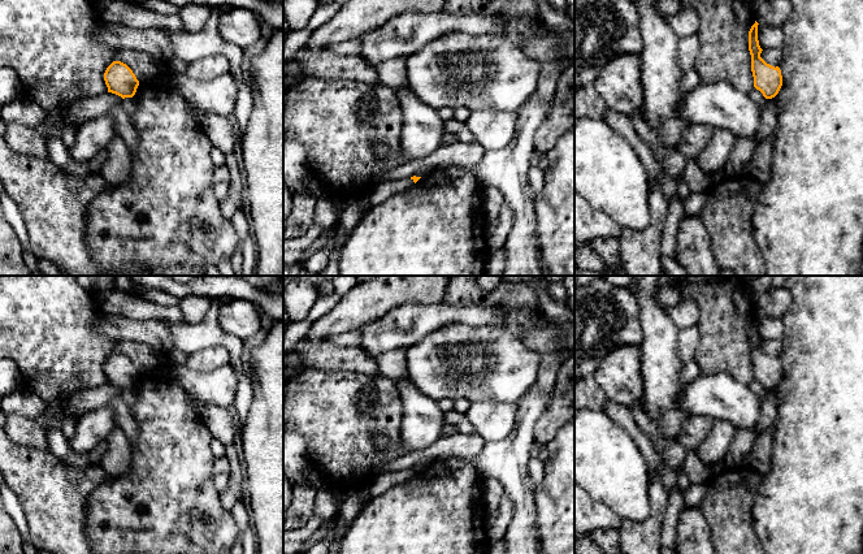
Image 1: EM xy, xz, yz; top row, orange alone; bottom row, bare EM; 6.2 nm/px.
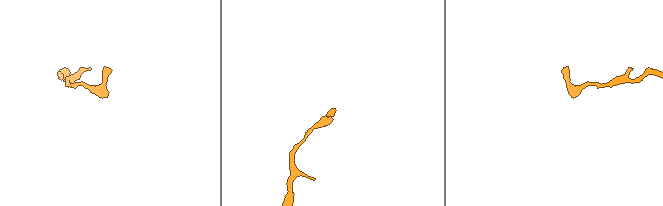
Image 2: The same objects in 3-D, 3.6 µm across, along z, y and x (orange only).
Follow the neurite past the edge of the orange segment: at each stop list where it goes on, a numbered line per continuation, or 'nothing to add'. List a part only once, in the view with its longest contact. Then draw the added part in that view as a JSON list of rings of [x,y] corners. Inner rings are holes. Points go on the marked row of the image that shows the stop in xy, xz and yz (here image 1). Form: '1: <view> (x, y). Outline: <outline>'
nothing to add

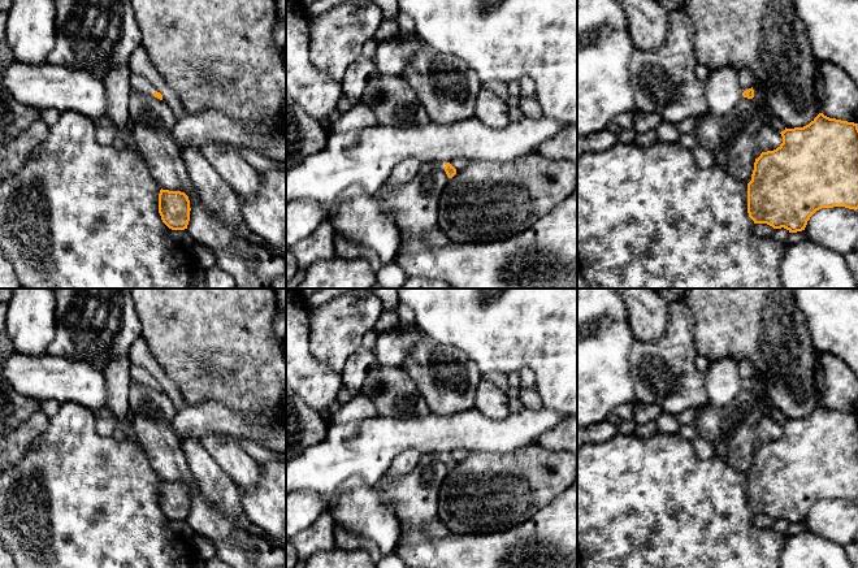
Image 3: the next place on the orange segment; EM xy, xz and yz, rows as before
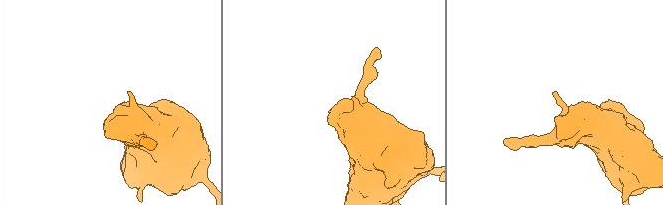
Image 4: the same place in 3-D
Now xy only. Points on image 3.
1: xy (139, 83). Outline: [[[133,73],[130,75],[130,86],[133,91],[138,91],[146,96],[153,95],[155,90],[151,84],[151,82],[144,78],[143,75]]]

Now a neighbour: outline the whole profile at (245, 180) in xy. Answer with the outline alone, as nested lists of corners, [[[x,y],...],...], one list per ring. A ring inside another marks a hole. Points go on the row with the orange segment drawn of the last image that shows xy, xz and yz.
[[[224,142],[205,143],[200,151],[240,200],[250,200],[257,194],[260,173],[242,157],[239,151]]]

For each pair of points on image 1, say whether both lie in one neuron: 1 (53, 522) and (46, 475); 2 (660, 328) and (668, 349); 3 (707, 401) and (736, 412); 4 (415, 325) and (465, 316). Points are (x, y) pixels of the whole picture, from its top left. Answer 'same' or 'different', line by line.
1: same
2: same
3: same
4: same

